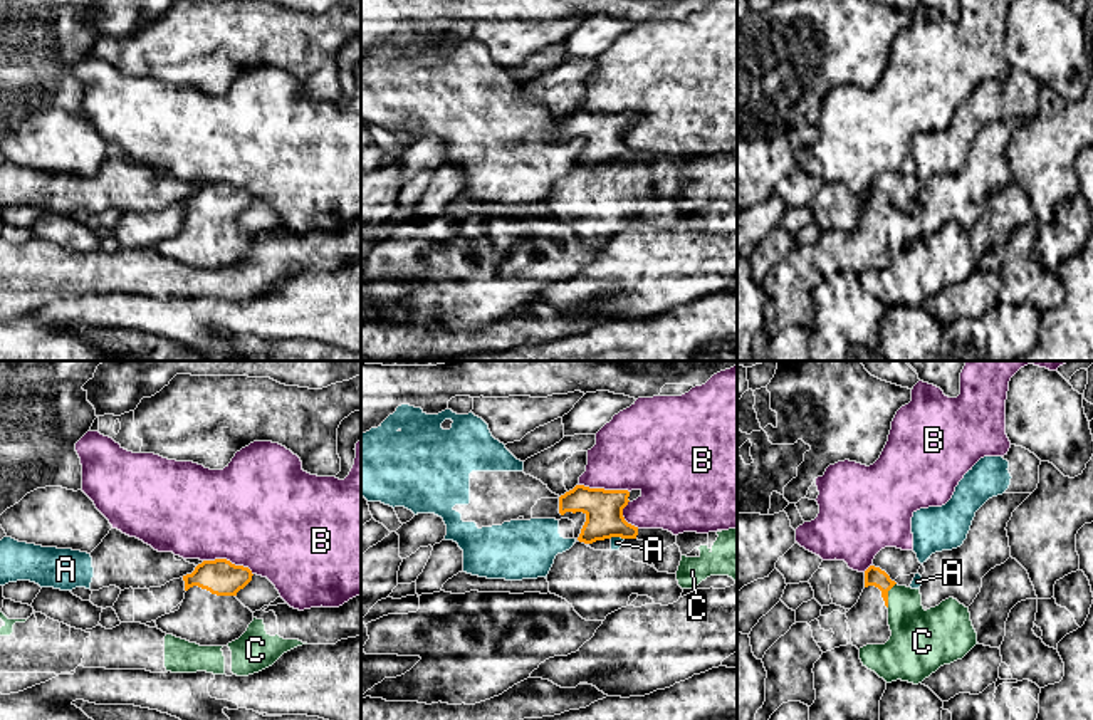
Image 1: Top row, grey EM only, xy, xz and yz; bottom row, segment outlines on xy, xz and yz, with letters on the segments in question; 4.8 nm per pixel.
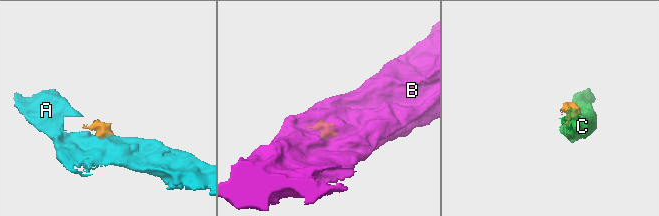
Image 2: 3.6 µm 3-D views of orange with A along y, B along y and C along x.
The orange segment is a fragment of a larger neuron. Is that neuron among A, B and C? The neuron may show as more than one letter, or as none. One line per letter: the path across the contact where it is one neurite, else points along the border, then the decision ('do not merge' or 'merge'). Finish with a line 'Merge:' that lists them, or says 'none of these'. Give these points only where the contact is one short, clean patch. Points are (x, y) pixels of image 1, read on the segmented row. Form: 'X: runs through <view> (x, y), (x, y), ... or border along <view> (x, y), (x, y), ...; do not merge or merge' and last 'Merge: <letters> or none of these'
A: border along xz (610, 537), (623, 539); do not merge
B: border along xy (203, 559), (229, 559), (245, 566), (252, 574); do not merge
C: do not merge
Merge: none of these

